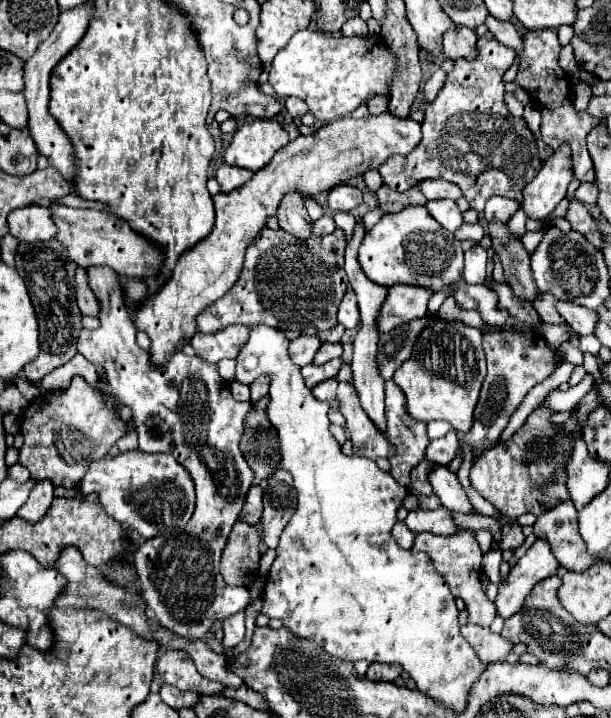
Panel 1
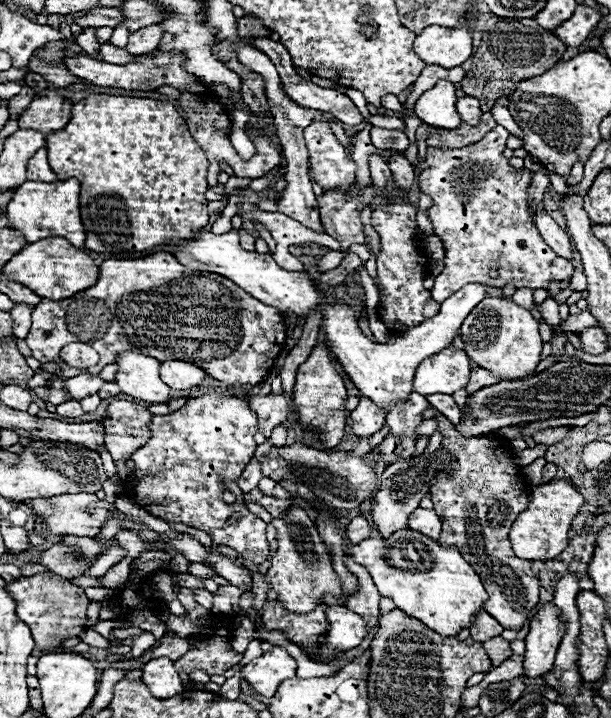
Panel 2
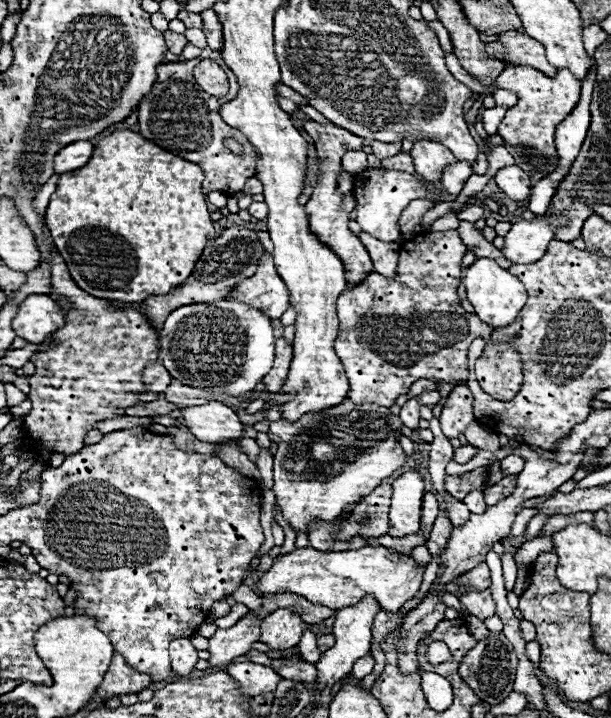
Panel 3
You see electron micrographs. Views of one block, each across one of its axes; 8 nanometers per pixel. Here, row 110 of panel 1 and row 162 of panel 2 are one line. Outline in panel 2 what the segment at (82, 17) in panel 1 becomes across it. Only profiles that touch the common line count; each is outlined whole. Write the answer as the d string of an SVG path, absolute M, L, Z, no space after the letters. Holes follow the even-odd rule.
M40 148L30 158L30 162L28 162L28 180L36 180L36 182L56 182L58 180L56 172L48 164L46 148Z

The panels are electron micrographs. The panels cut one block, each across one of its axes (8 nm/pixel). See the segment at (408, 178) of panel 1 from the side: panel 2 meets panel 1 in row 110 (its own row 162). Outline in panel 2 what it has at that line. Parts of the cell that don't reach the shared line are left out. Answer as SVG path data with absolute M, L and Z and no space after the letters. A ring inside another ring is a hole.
M496 126L472 146L427 148L426 168L418 176L420 190L432 198L428 216L434 224L434 234L446 248L446 268L434 278L432 288L432 298L436 302L444 302L468 282L500 288L514 284L516 288L548 290L552 280L570 280L574 274L572 262L552 252L534 224L534 210L528 206L532 172L528 168L516 170L508 164L508 158L502 154L508 136L510 132L506 128ZM492 260L500 264L496 278L490 276Z

